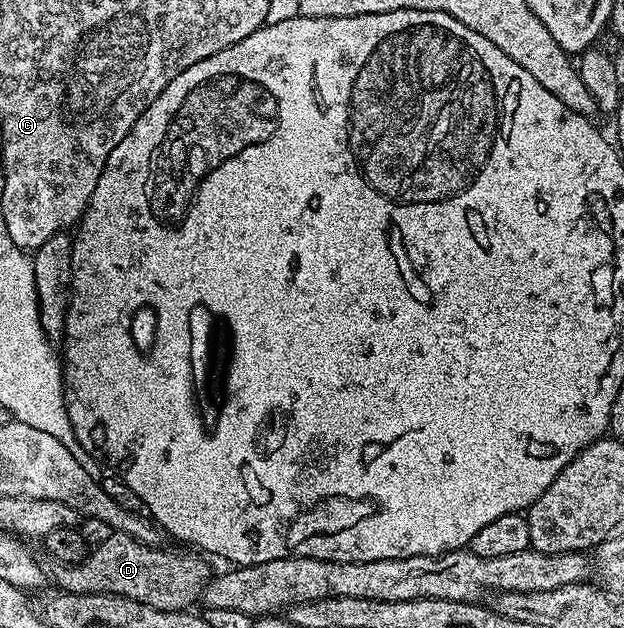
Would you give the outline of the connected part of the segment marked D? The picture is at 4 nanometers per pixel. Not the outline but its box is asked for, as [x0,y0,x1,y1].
[55,532,210,612]

